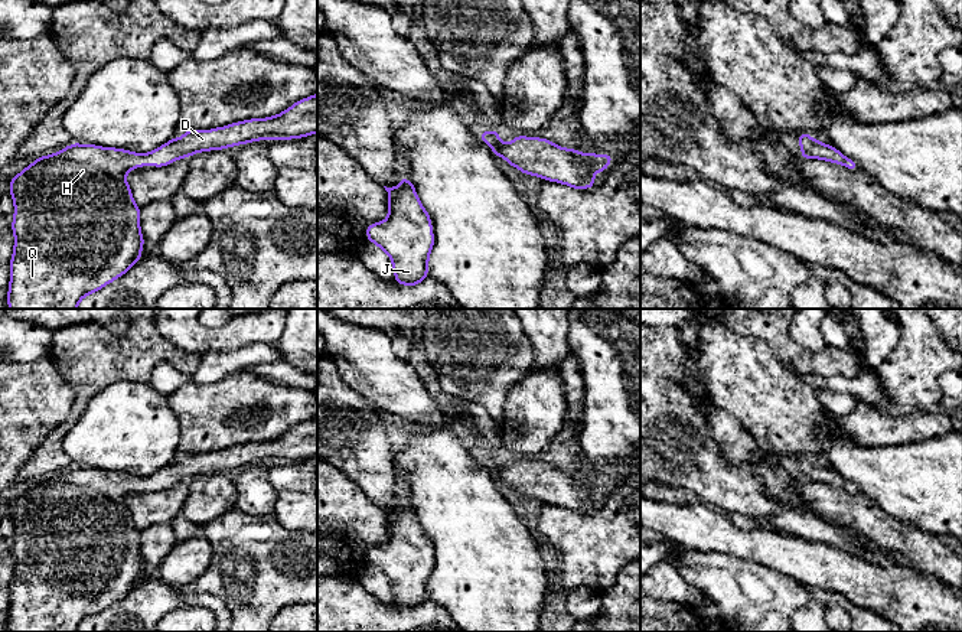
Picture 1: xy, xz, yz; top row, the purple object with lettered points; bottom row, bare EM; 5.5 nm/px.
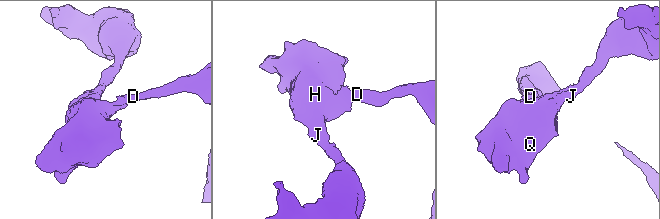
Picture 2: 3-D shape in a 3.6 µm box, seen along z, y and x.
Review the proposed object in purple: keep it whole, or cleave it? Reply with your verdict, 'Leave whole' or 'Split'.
Leave whole

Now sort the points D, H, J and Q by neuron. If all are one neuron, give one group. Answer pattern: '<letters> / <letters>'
D H J Q

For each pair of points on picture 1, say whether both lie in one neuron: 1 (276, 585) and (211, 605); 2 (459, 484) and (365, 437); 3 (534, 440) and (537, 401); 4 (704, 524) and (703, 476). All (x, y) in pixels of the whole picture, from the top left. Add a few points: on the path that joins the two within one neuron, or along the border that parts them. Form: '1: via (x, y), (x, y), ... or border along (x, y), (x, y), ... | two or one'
1: border along (189, 593), (215, 595), (232, 616) | two
2: border along (393, 462), (393, 474), (401, 495) | two
3: via (532, 430), (534, 411) | one
4: border along (695, 498), (707, 505) | two

